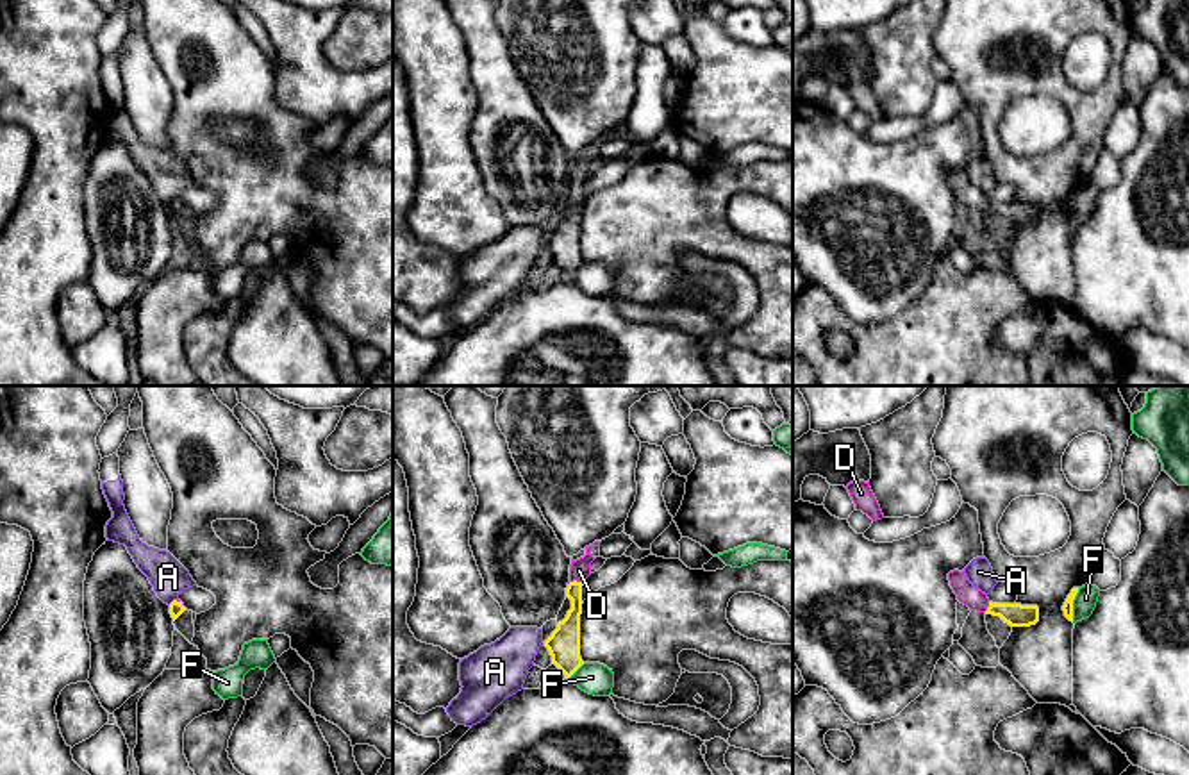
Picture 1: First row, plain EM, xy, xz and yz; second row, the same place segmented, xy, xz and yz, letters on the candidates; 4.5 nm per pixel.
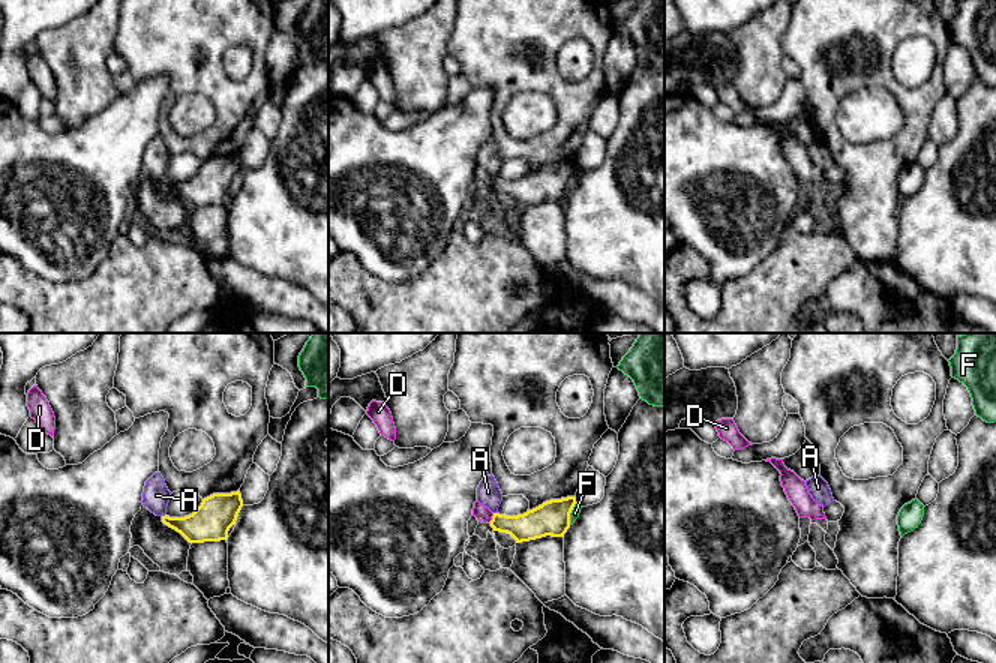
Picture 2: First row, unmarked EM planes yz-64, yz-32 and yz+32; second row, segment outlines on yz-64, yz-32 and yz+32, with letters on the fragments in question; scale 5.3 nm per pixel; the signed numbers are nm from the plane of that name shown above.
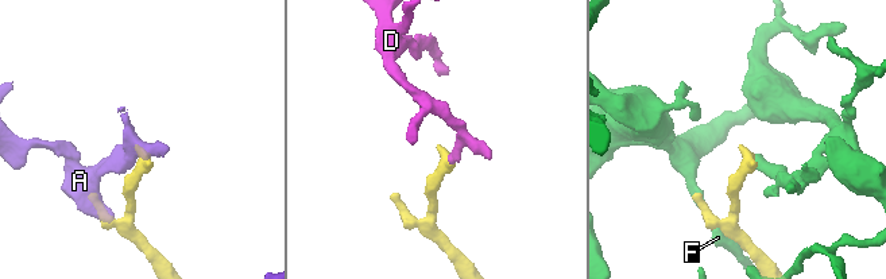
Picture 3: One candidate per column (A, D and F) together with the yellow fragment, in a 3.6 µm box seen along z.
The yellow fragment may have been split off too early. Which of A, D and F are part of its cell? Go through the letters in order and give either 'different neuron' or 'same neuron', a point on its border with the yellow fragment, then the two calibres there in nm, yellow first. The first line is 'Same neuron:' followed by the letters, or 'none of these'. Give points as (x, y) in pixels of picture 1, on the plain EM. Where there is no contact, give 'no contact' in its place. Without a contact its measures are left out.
Same neuron: D
A: different neuron | xy (174, 200) | 60/160 nm
D: same neuron | xz (575, 181) | 120/100 nm
F: different neuron | yz (1072, 204) | 50/100 nm

